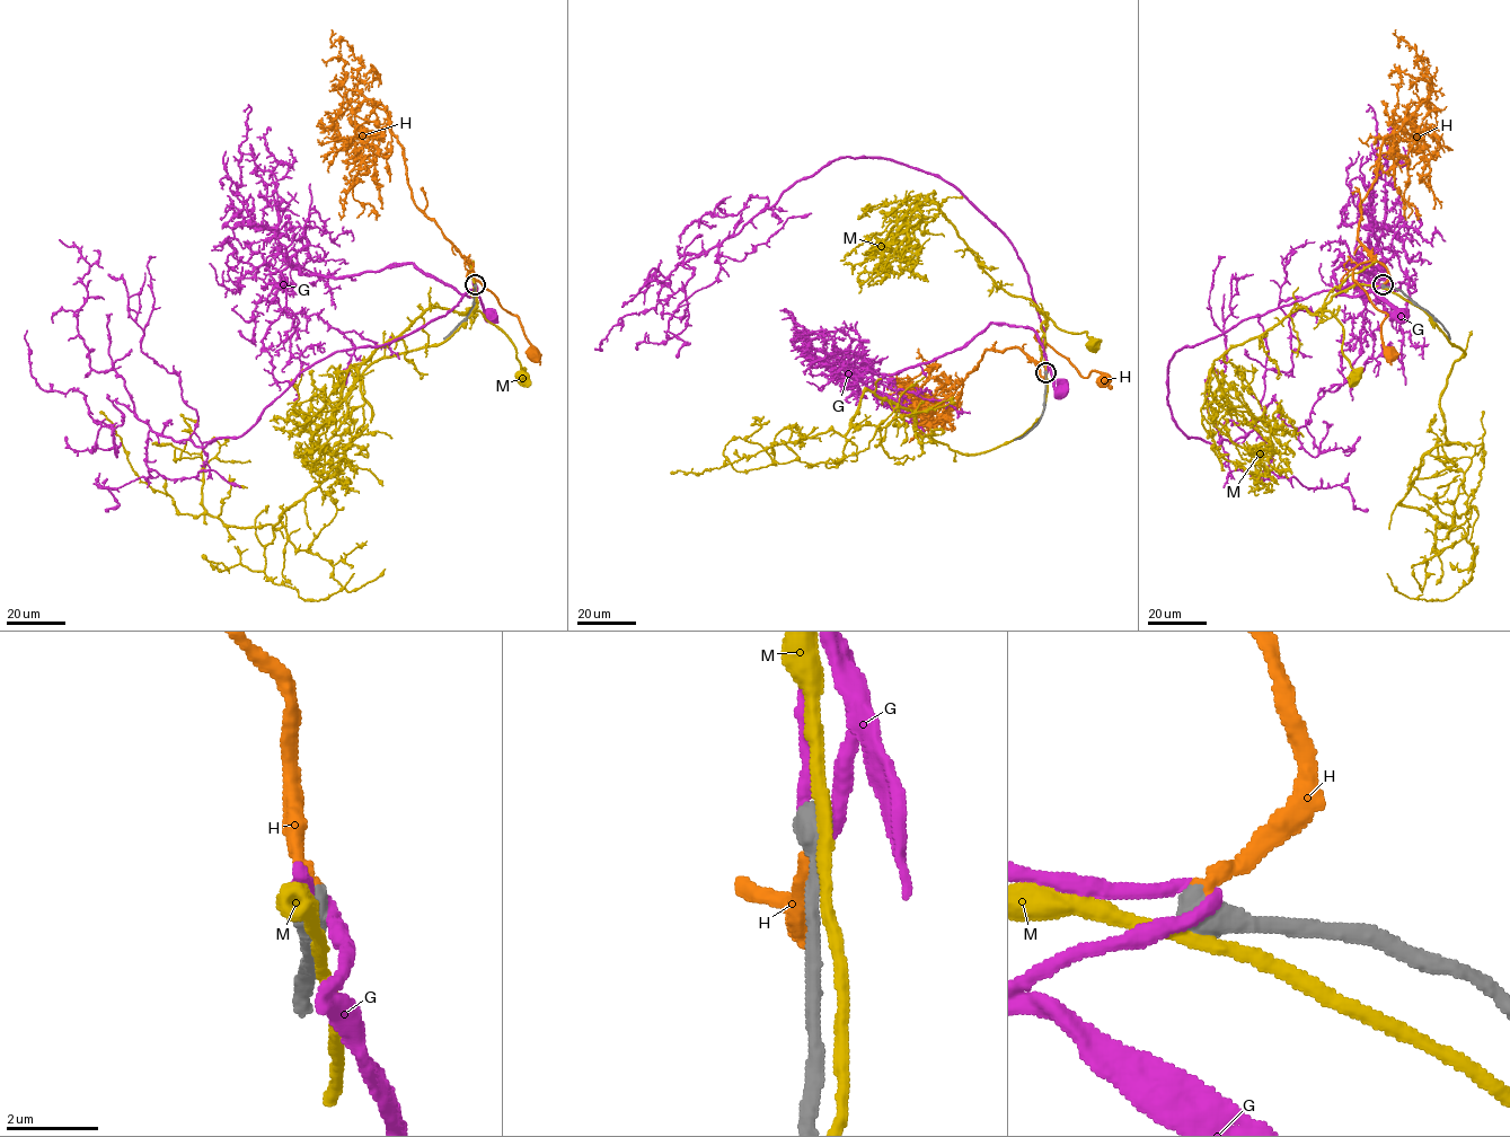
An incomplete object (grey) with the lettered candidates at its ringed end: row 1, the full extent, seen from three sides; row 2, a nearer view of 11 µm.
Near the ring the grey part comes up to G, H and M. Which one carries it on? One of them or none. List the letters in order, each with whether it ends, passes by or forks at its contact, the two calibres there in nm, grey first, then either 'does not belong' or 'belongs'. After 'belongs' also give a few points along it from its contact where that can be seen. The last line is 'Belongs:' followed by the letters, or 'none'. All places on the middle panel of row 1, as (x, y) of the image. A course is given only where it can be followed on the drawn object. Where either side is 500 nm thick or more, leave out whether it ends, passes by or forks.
G: calibres 750 and 280 nm; does not belong
H: calibres 750 and 320 nm; belongs; course (1045, 372), (1044, 378), (1036, 366), (1043, 342), (1086, 378), (1092, 371), (1098, 371), (1104, 380)
M: calibres 700 and 280 nm; does not belong
Belongs: H

